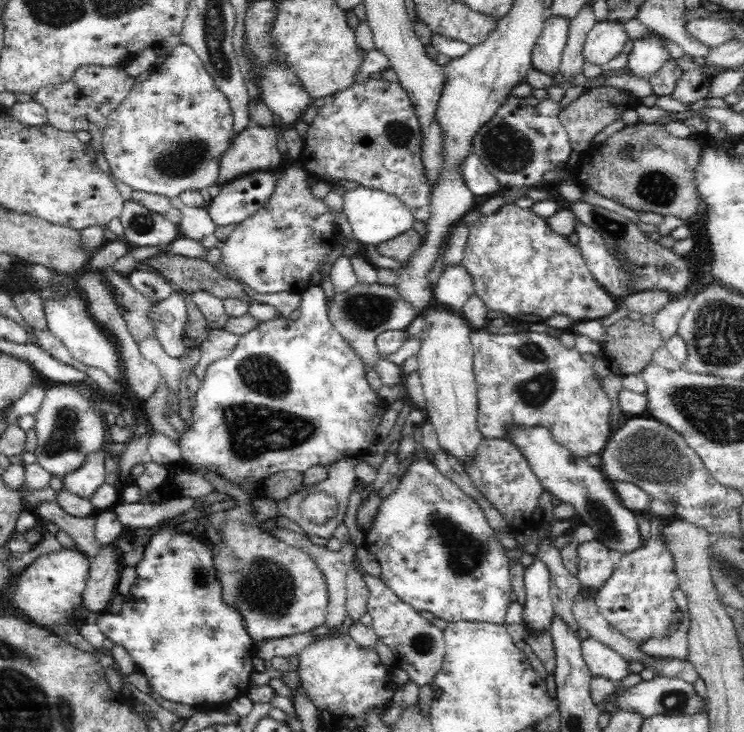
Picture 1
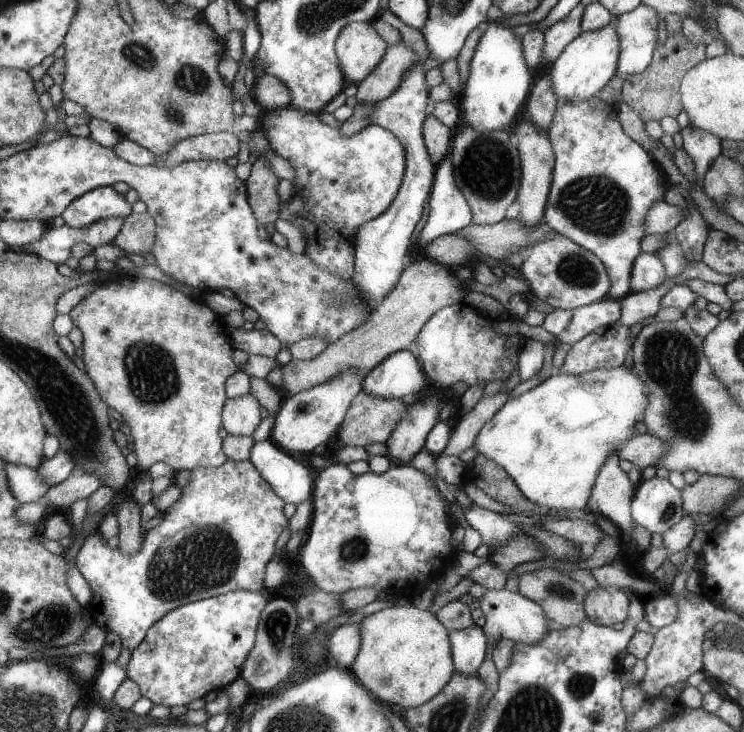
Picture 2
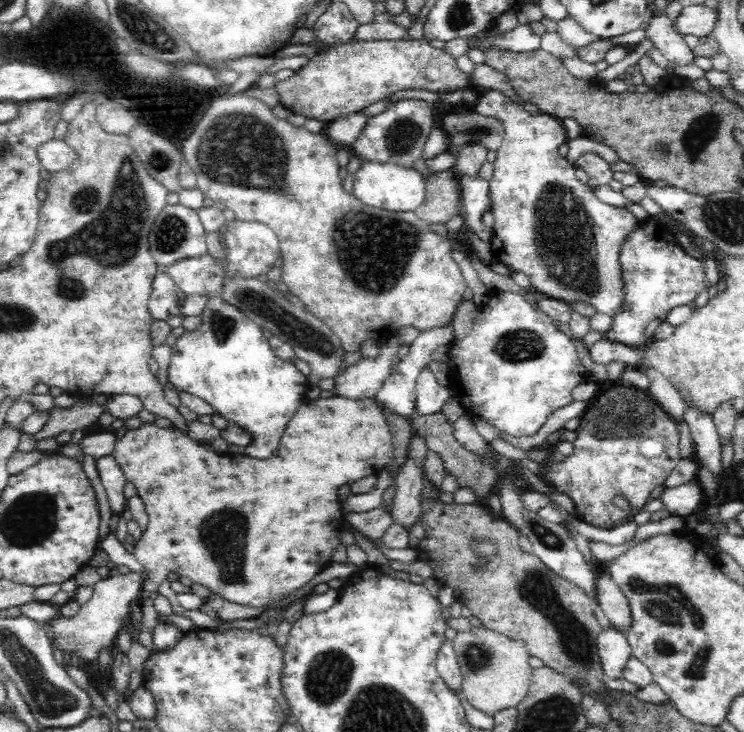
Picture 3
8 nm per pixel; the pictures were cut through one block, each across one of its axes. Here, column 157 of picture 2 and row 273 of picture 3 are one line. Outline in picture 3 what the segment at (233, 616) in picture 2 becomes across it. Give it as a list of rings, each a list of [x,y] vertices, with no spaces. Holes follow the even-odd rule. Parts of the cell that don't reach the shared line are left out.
[[[650,217],[640,221],[642,226],[630,231],[619,250],[624,302],[611,322],[616,342],[635,348],[643,347],[643,332],[652,320],[663,322],[672,308],[695,300],[707,289],[703,261],[690,255],[662,221]]]

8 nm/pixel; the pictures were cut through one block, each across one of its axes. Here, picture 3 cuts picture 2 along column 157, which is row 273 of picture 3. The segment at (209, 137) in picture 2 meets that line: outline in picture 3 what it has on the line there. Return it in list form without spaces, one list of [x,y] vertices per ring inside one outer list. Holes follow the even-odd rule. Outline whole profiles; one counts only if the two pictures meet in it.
[[[157,272],[151,284],[148,302],[154,320],[165,320],[178,316],[184,306],[185,294],[178,288],[167,272]]]

